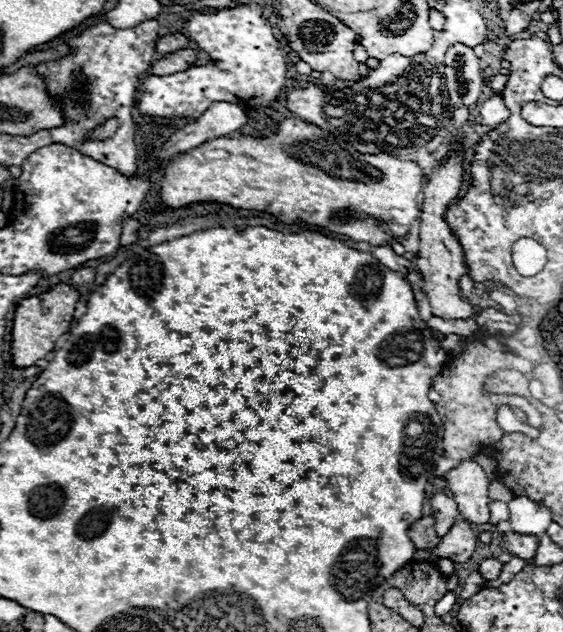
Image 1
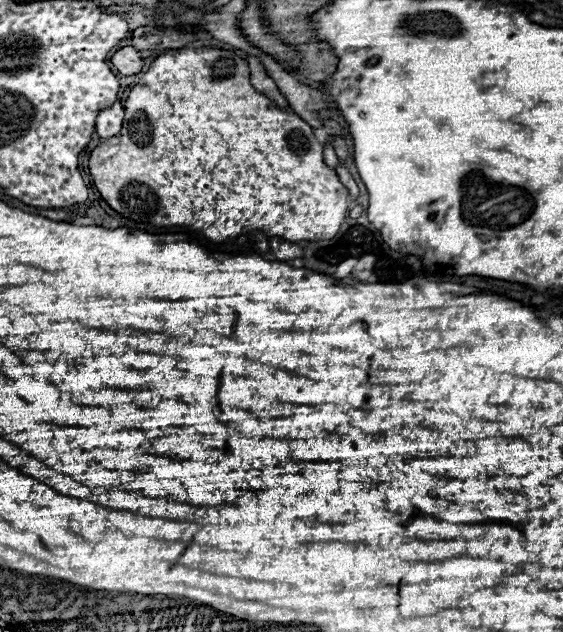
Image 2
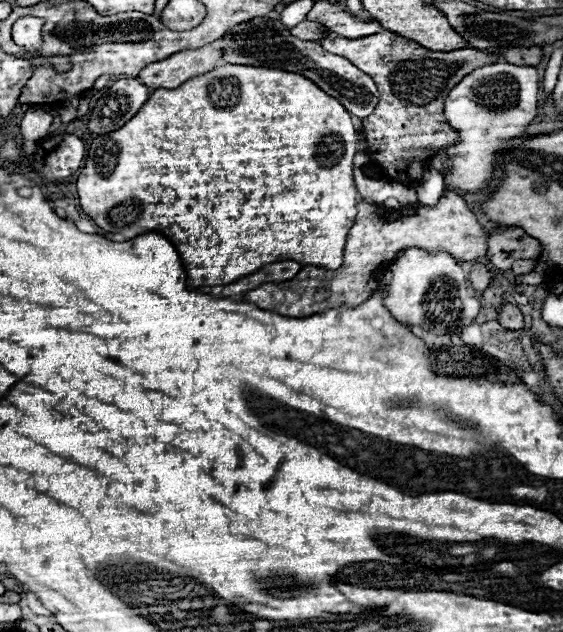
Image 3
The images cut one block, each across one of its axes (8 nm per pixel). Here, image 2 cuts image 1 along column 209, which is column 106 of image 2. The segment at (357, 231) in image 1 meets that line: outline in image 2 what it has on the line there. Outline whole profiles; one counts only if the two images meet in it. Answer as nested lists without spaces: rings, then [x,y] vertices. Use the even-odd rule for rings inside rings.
[[[176,50],[172,54],[162,54],[158,56],[142,80],[130,90],[128,100],[124,104],[126,116],[124,116],[124,126],[122,132],[100,146],[96,146],[90,154],[90,174],[94,178],[94,186],[98,192],[102,192],[102,198],[124,218],[134,220],[134,222],[146,222],[154,226],[184,226],[196,232],[202,232],[210,242],[224,242],[230,238],[236,238],[240,234],[252,232],[252,230],[262,230],[266,236],[280,236],[288,242],[300,242],[300,240],[330,240],[338,234],[344,218],[348,216],[348,190],[340,184],[336,172],[324,164],[324,146],[316,140],[312,134],[312,128],[294,112],[280,110],[272,100],[268,100],[264,94],[256,92],[250,84],[250,74],[248,74],[248,64],[228,52],[228,50]]]

